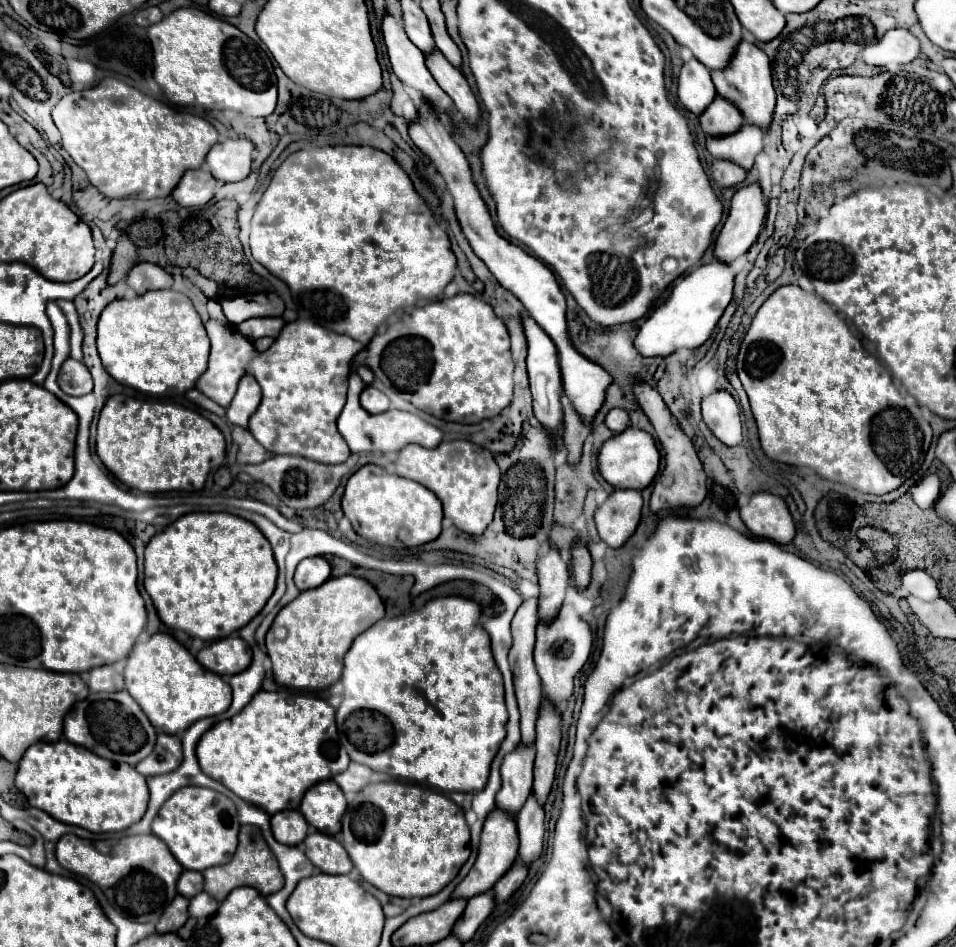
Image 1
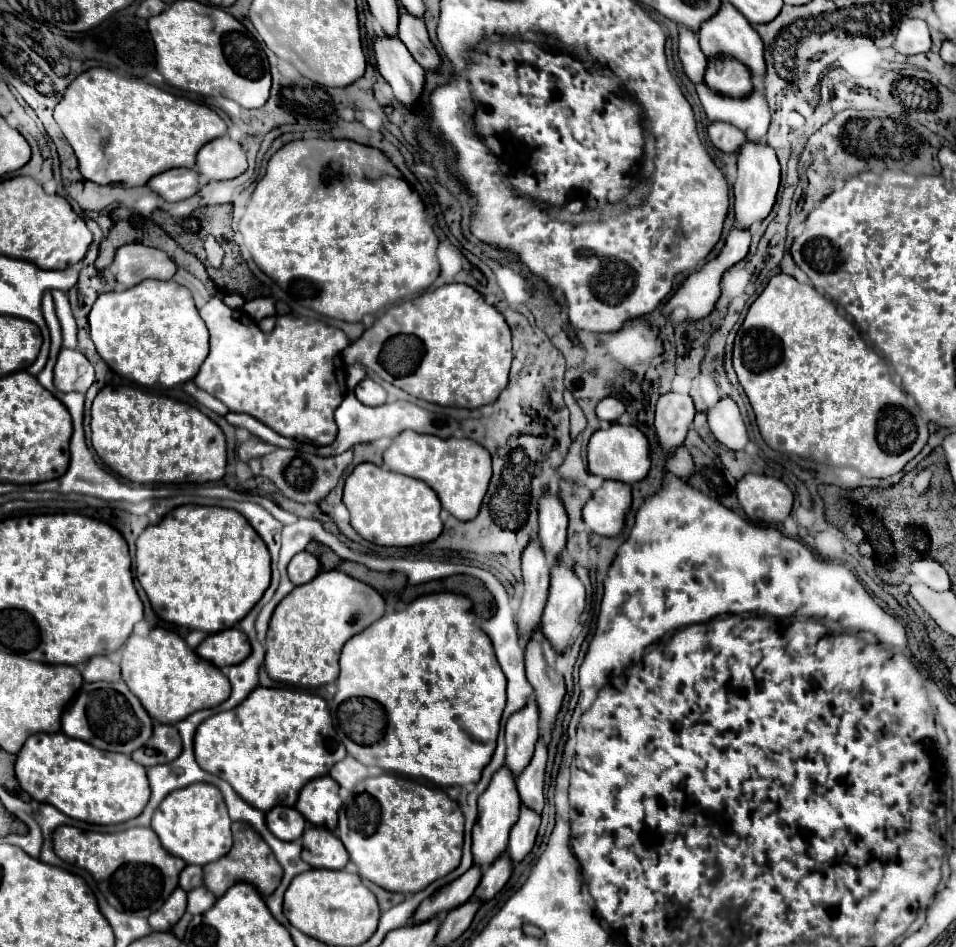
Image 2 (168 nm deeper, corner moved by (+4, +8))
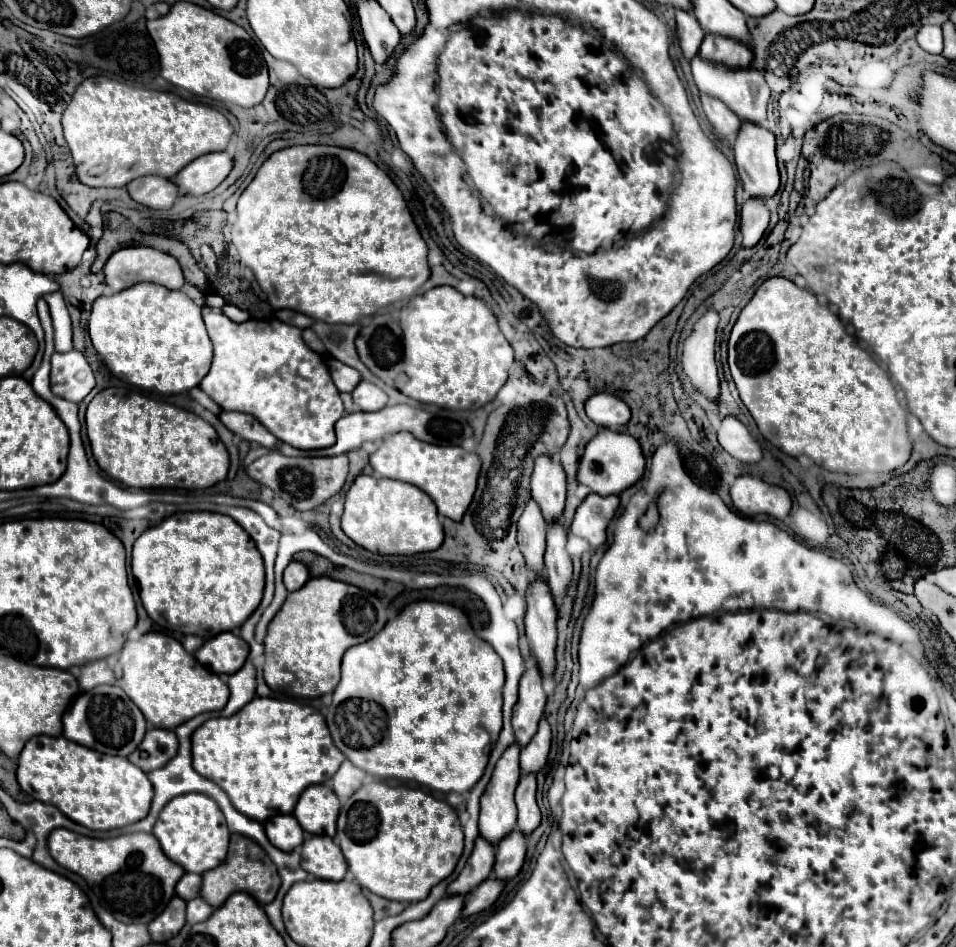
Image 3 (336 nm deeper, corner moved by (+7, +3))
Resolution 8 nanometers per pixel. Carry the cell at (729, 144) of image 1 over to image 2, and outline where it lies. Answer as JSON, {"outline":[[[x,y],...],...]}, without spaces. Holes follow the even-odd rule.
{"outline":[[[702,82],[698,86],[698,96],[708,116],[708,122],[732,124],[746,134],[748,142],[766,140],[770,112],[766,98],[760,92],[754,90],[752,96],[748,96],[748,100],[728,100],[724,96],[716,96],[714,92],[708,92],[708,88],[704,88]]]}

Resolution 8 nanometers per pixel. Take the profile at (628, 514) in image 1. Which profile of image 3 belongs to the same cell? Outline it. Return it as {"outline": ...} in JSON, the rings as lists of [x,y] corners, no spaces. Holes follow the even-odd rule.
{"outline":[[[589,493],[585,501],[577,507],[577,513],[571,523],[571,533],[589,541],[593,547],[599,547],[607,539],[607,525],[613,519],[619,507],[617,495],[595,495]]]}

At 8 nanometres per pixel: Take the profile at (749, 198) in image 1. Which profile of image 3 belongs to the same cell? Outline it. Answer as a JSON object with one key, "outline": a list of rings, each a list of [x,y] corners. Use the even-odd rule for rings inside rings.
{"outline":[[[741,121],[735,139],[735,165],[747,197],[771,197],[779,189],[779,169],[775,157],[775,135],[753,121]]]}

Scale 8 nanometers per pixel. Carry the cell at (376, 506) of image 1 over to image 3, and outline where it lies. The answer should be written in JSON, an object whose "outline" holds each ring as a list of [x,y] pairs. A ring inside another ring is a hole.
{"outline":[[[359,475],[347,491],[341,529],[357,545],[381,555],[415,555],[435,551],[443,543],[437,507],[421,489],[395,479],[377,481],[369,475]]]}

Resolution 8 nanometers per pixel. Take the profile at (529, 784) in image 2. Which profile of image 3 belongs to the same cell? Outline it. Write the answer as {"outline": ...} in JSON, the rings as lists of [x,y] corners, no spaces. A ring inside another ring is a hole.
{"outline":[[[541,719],[537,733],[521,749],[521,771],[523,773],[537,773],[547,763],[549,747],[551,747],[551,727],[549,727],[547,719]]]}

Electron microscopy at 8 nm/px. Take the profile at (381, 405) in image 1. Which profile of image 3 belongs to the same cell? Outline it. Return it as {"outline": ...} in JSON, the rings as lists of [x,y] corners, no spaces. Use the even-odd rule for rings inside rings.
{"outline":[[[361,381],[353,391],[353,403],[361,411],[379,411],[387,405],[387,395],[377,385],[369,381]]]}

